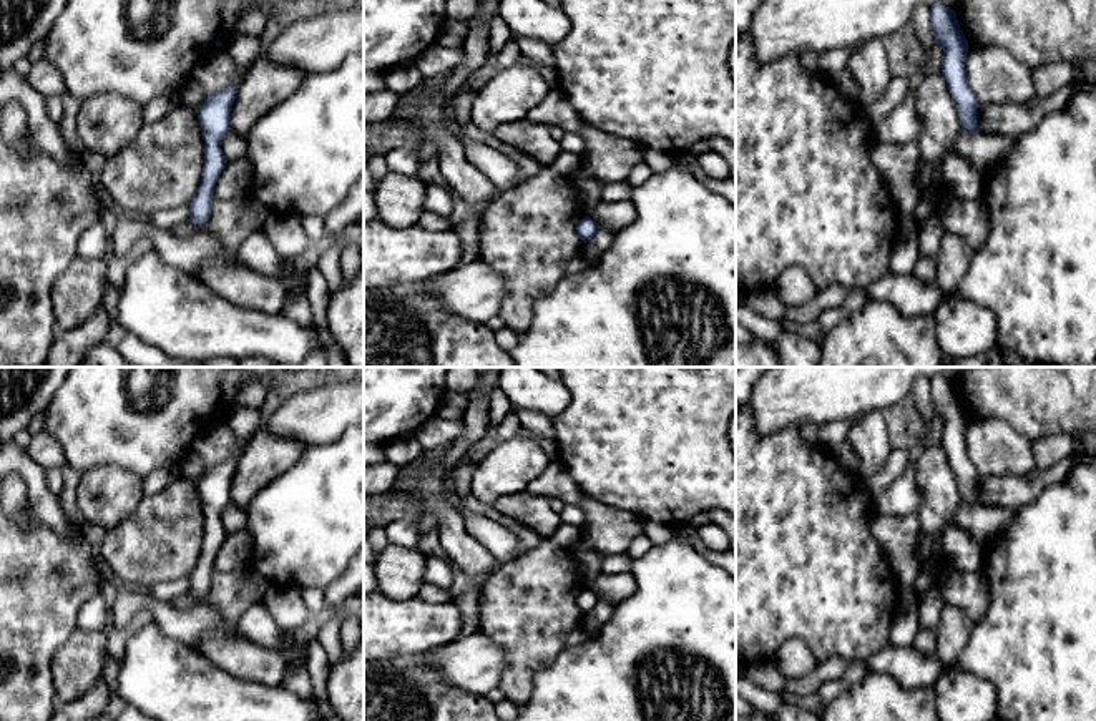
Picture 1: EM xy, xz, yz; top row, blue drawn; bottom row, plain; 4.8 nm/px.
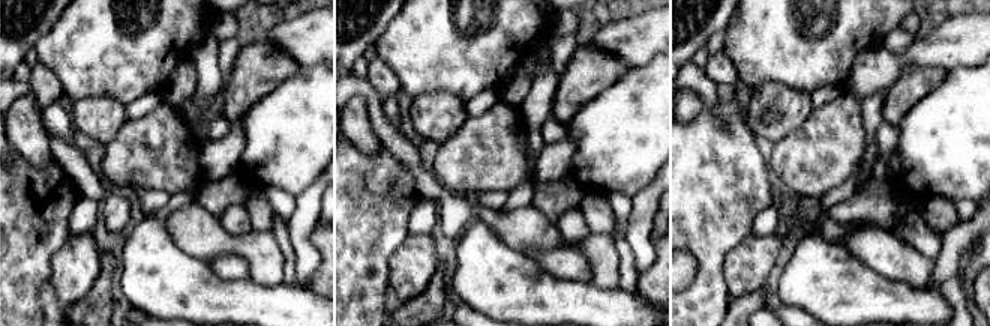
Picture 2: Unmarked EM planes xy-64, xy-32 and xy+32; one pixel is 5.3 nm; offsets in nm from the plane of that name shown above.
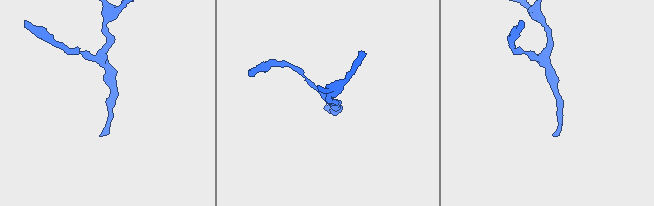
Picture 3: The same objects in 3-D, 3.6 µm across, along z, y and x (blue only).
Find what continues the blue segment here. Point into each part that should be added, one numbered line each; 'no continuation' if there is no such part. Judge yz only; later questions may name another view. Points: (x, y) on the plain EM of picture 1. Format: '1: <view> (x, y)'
no continuation

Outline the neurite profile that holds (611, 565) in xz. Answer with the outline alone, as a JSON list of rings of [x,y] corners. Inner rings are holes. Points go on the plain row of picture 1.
[[[628,553],[603,555],[601,573],[604,573],[608,576],[614,576],[618,573],[629,573],[631,562],[633,562],[633,558]]]

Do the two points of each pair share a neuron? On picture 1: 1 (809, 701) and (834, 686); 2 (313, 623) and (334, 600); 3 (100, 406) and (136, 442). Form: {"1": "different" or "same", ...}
{"1": "different", "2": "different", "3": "same"}

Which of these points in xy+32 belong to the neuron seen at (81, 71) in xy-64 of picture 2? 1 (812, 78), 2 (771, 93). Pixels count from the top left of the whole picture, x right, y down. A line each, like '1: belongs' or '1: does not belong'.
1: belongs
2: does not belong

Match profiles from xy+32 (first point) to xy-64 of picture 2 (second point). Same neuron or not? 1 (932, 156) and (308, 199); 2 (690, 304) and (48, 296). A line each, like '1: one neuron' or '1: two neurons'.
1: two neurons
2: two neurons

